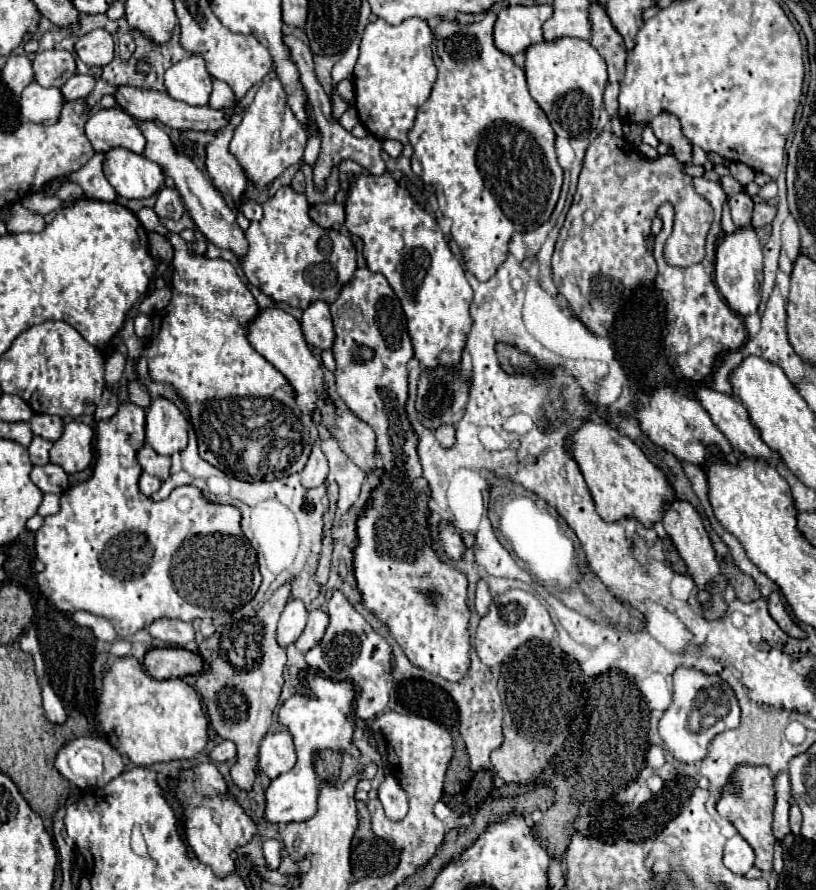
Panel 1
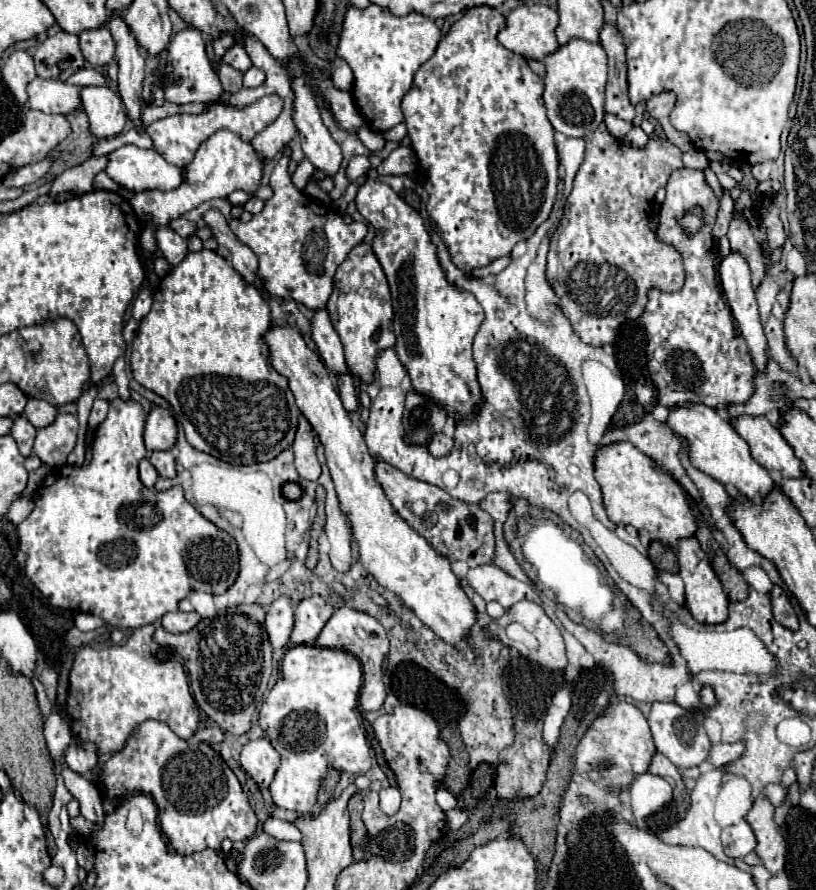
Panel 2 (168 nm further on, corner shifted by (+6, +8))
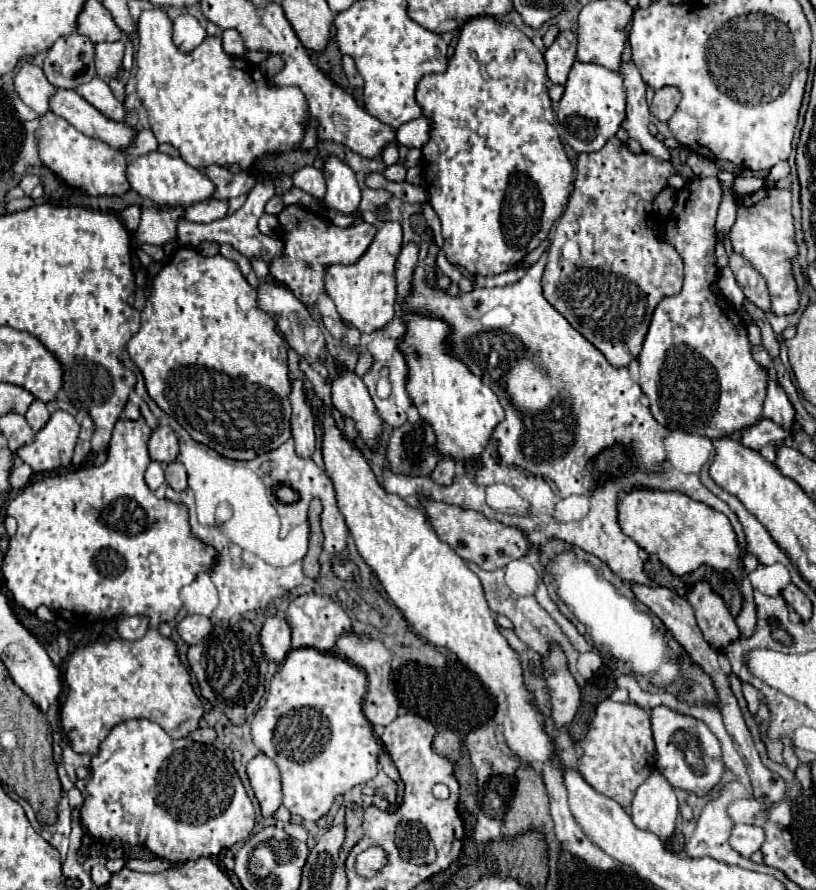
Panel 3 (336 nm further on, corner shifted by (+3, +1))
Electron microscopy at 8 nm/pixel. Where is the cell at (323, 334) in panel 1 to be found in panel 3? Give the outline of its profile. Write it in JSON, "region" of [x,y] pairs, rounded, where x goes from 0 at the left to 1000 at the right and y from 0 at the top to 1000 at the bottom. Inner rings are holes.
{"region":[[[408,408],[406,442],[411,460],[418,466],[430,469],[438,478],[440,489],[452,502],[457,502],[467,489],[469,471],[462,466],[455,444],[442,424],[430,419],[420,408]]]}

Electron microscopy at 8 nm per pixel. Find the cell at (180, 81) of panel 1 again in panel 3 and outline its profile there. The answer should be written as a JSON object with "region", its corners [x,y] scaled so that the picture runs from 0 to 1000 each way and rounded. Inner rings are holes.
{"region":[[[219,17],[214,21],[214,26],[212,26],[212,48],[217,51],[219,57],[234,60],[234,55],[246,51],[251,42],[254,42],[254,37],[239,19]]]}

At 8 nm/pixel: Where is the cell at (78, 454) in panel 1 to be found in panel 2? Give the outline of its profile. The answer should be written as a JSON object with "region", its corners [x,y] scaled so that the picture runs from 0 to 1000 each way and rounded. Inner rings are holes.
{"region":[[[71,465],[61,479],[47,483],[39,510],[47,512],[56,524],[64,526],[78,524],[83,510],[93,501],[93,490],[96,490],[93,467]]]}

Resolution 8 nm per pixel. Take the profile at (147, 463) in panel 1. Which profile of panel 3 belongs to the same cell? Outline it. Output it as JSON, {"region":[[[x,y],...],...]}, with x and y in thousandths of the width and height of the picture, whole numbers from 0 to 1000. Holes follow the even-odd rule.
{"region":[[[212,518],[210,522],[202,522],[202,540],[214,552],[224,552],[229,547],[229,531],[227,525],[219,518]]]}

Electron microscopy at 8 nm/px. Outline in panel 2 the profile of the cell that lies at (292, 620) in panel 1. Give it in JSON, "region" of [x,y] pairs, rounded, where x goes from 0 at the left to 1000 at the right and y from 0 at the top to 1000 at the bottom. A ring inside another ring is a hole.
{"region":[[[343,670],[326,683],[326,710],[336,728],[348,728],[360,703],[360,681],[353,670]]]}

